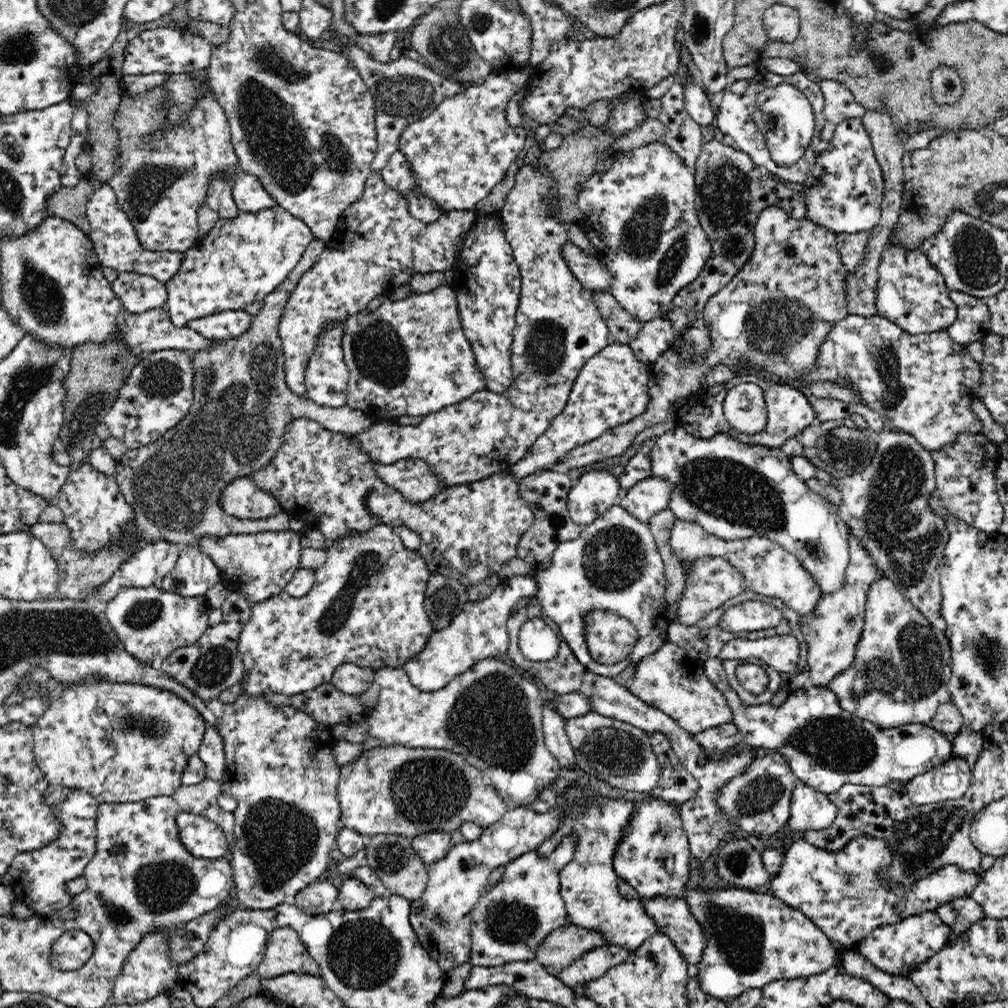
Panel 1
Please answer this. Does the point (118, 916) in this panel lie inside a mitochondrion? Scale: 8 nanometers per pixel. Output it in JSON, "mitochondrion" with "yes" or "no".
{"mitochondrion":"yes"}

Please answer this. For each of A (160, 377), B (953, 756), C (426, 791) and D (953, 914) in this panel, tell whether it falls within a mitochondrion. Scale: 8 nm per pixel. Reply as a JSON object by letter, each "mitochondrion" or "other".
{"A":"mitochondrion","B":"other","C":"mitochondrion","D":"other"}

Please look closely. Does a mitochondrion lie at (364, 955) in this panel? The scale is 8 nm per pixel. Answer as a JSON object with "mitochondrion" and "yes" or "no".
{"mitochondrion":"yes"}

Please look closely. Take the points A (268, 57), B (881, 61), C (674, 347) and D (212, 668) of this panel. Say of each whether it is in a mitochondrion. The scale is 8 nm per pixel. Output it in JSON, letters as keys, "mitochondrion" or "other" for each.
{"A":"mitochondrion","B":"mitochondrion","C":"other","D":"mitochondrion"}

